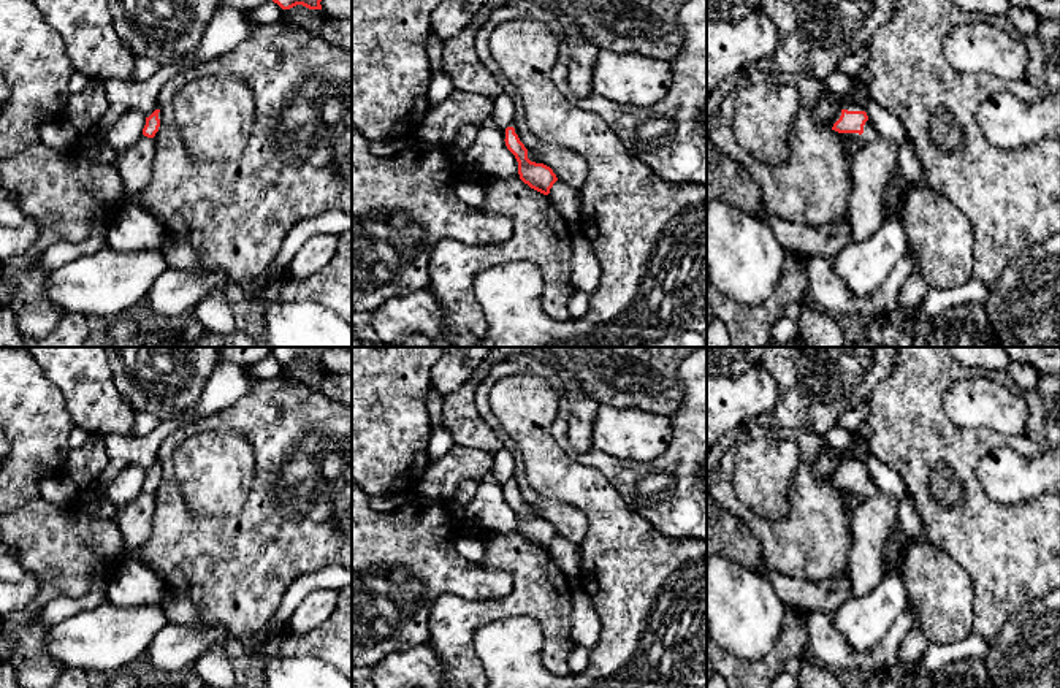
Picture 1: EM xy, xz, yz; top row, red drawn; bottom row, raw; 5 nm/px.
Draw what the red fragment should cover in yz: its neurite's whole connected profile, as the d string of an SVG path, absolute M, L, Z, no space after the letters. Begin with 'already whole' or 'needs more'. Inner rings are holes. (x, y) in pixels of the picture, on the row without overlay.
needs more | M848 455L830 477L830 484L848 493L871 498L879 493L865 468L865 460Z

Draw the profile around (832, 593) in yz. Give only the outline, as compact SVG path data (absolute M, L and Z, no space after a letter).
M765 564L756 572L773 585L786 606L802 609L806 613L814 610L833 613L851 596L851 579L848 574L840 574L824 582L810 582L772 572Z

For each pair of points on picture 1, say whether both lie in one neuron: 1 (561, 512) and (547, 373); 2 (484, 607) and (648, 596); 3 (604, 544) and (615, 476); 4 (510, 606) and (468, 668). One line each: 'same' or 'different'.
1: same
2: different
3: different
4: same

